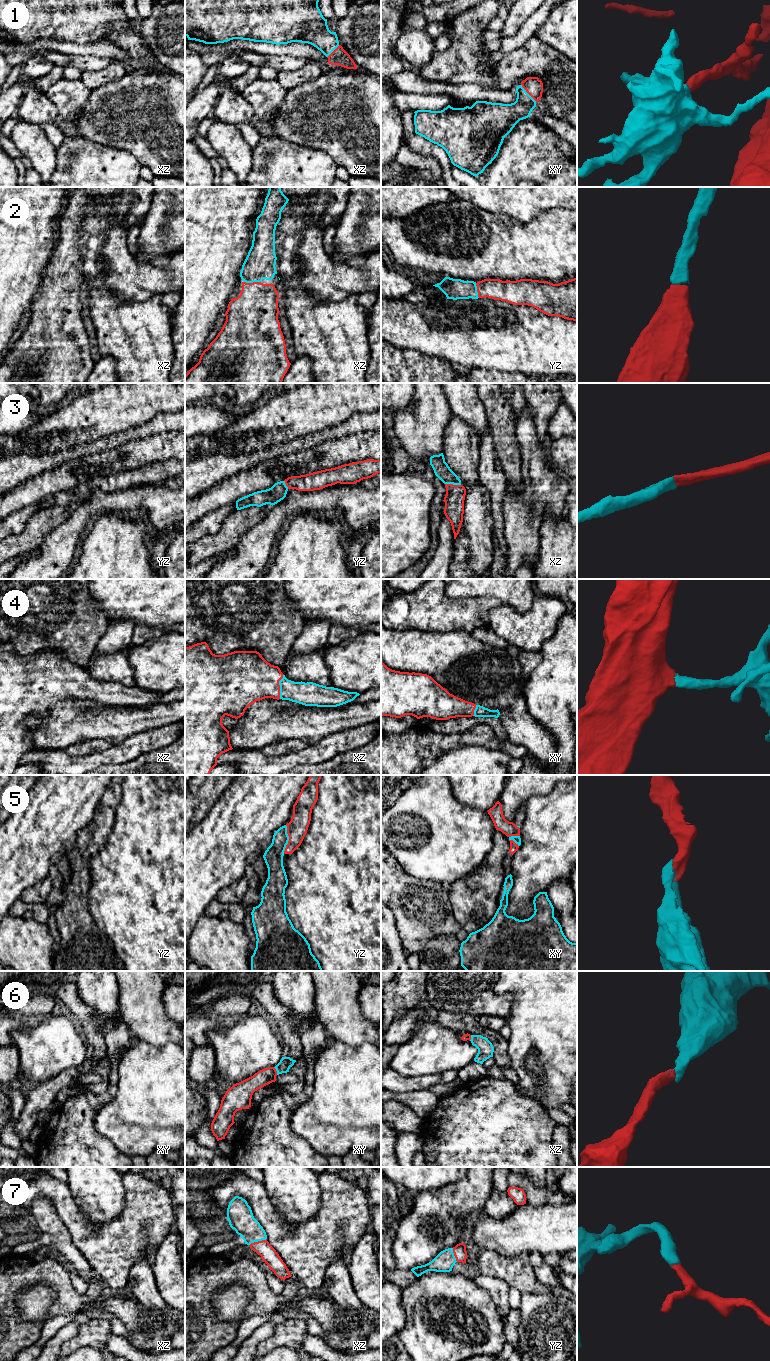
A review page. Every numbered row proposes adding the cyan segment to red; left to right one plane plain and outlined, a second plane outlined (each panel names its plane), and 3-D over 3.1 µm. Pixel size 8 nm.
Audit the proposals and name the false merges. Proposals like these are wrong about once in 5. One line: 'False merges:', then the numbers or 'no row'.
False merges: no row

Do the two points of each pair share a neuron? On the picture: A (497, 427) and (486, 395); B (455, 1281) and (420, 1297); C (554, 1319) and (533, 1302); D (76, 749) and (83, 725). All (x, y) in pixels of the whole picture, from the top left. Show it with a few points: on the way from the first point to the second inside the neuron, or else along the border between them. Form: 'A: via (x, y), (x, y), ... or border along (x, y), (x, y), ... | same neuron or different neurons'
A: via (497, 419), (497, 407), (494, 403) | same neuron
B: via (446, 1290), (439, 1297), (429, 1297) | same neuron
C: via (549, 1318), (538, 1307) | same neuron
D: border along (101, 738), (74, 743), (61, 750) | different neurons

